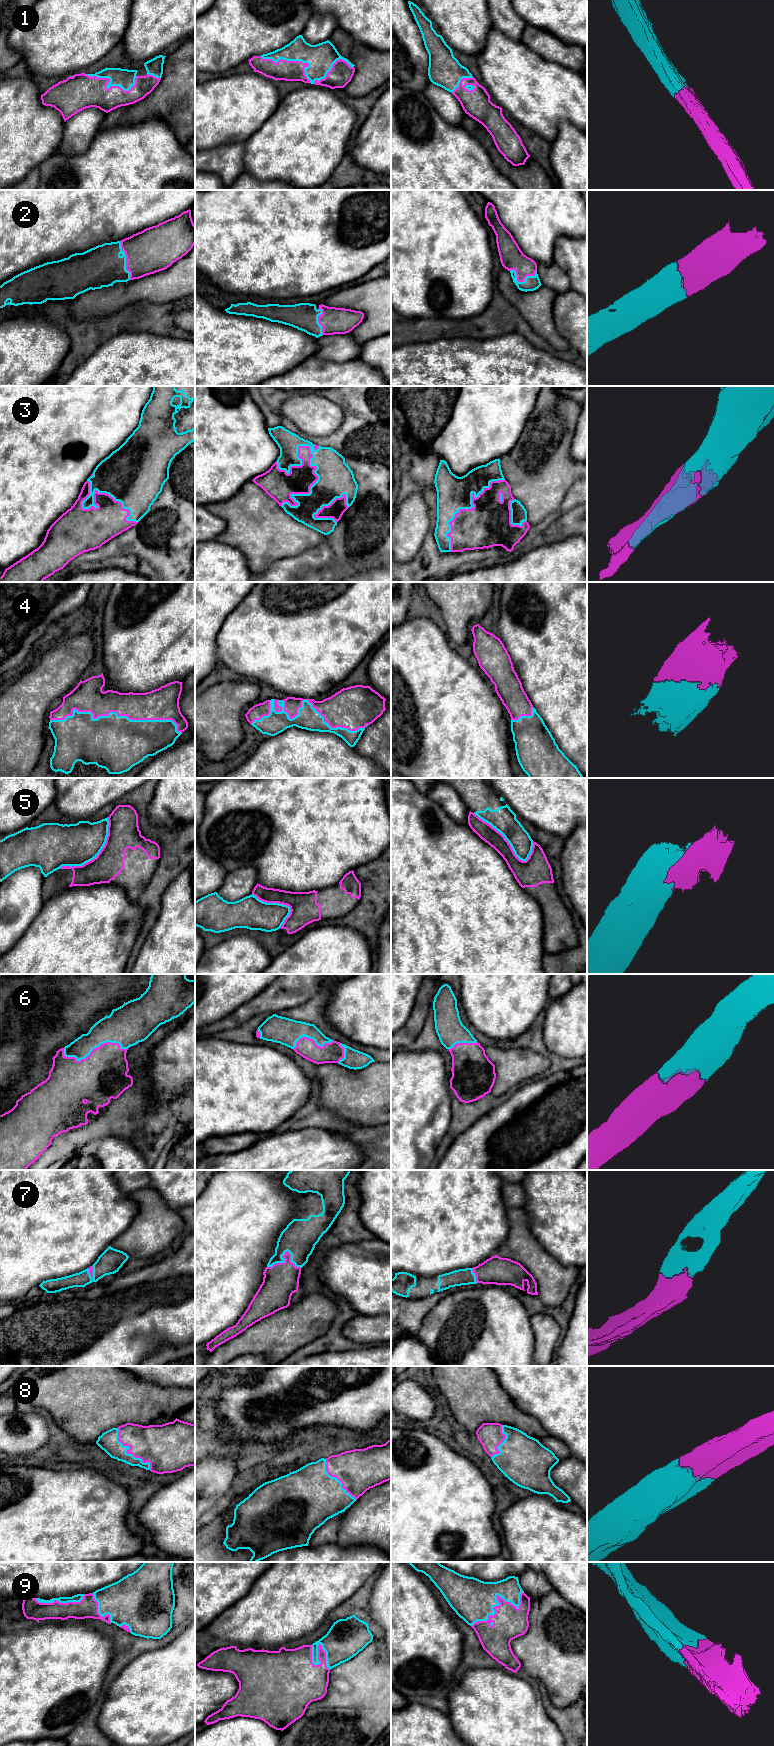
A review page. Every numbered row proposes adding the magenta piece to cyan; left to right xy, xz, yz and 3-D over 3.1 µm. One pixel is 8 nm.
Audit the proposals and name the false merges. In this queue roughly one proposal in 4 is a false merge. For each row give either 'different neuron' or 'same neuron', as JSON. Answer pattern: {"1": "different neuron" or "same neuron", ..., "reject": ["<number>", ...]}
{"1": "same neuron", "2": "same neuron", "3": "same neuron", "4": "same neuron", "5": "different neuron", "6": "same neuron", "7": "same neuron", "8": "same neuron", "9": "same neuron", "reject": ["5"]}

